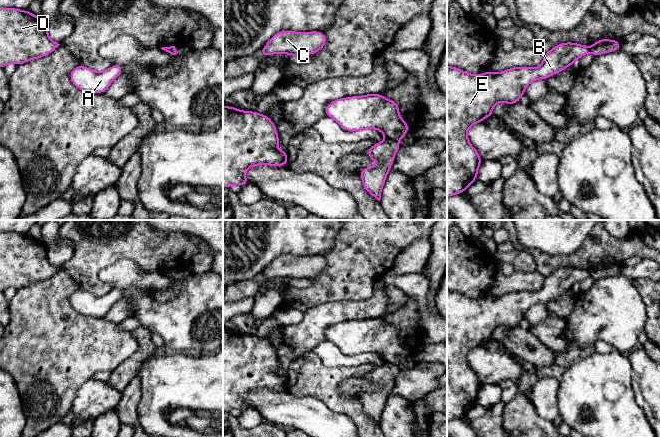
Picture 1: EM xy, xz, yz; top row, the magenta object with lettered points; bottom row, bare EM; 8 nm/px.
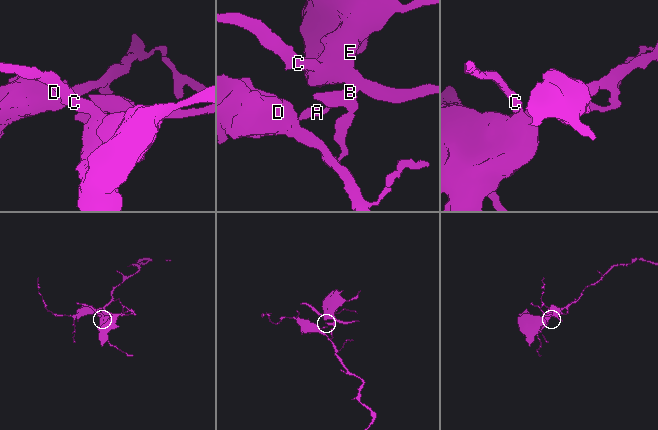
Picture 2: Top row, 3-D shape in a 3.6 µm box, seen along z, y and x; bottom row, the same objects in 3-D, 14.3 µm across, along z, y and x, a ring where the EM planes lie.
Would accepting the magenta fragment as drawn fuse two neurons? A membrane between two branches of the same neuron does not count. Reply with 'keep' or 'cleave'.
cleave

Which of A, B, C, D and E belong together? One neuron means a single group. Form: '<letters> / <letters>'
A B C E / D

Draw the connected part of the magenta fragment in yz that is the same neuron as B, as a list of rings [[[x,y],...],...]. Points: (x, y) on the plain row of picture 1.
[[[573,266],[560,267],[545,277],[542,288],[536,292],[514,291],[500,297],[488,295],[472,299],[456,291],[447,289],[447,421],[466,415],[468,410],[477,403],[479,390],[482,386],[478,375],[470,368],[468,353],[485,342],[494,340],[492,333],[495,328],[519,327],[526,311],[534,304],[548,303],[551,299],[561,296],[580,281],[590,276],[590,271]]]

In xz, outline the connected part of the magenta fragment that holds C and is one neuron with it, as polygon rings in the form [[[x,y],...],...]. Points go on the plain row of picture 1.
[[[284,254],[276,257],[262,272],[262,280],[283,277],[291,280],[312,279],[326,268],[323,256],[294,256]]]

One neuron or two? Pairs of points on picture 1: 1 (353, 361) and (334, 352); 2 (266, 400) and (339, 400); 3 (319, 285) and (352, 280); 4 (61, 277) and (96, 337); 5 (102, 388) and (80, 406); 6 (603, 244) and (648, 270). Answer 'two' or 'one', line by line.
1: one
2: two
3: one
4: one
5: one
6: two

